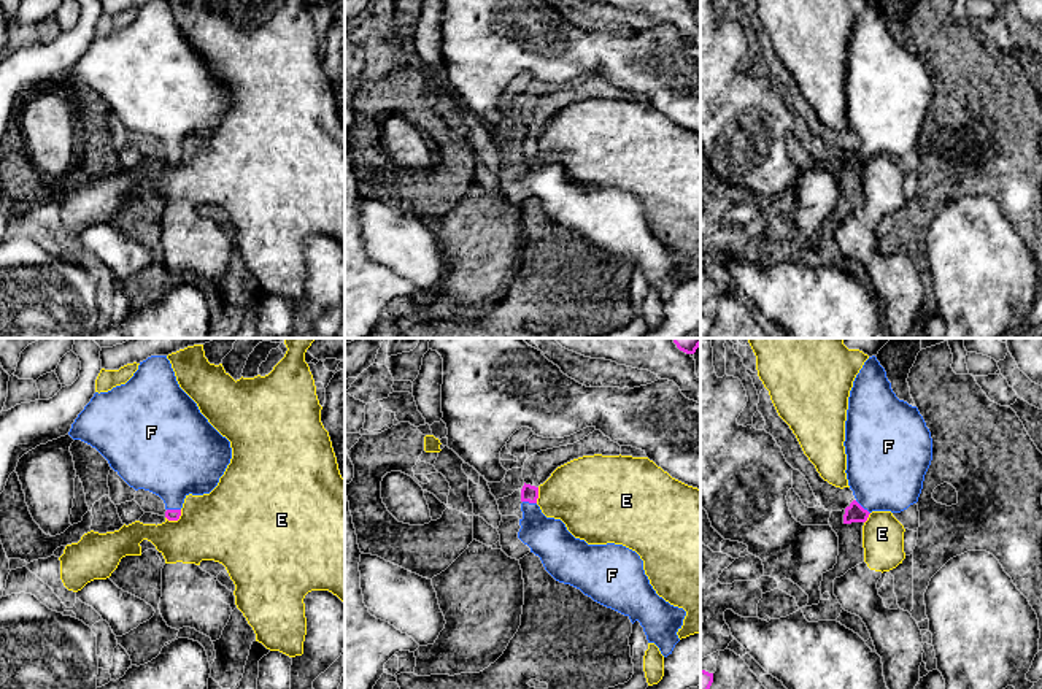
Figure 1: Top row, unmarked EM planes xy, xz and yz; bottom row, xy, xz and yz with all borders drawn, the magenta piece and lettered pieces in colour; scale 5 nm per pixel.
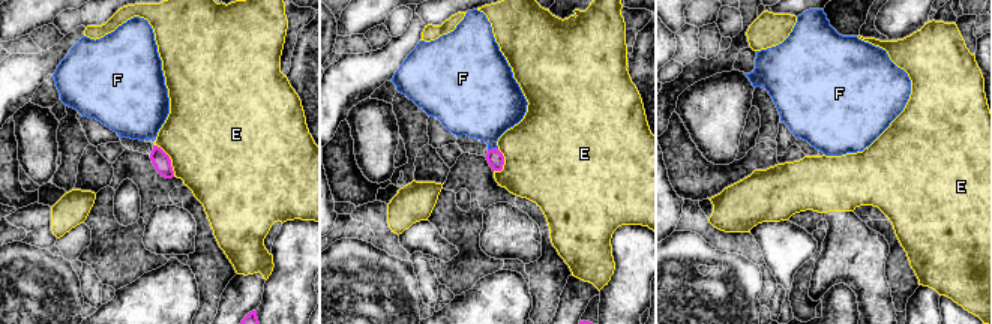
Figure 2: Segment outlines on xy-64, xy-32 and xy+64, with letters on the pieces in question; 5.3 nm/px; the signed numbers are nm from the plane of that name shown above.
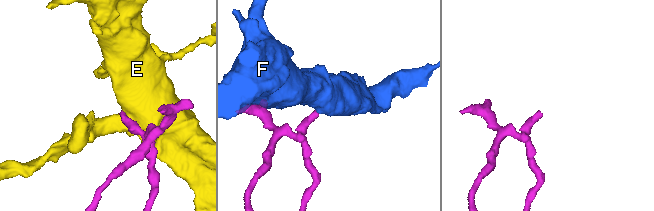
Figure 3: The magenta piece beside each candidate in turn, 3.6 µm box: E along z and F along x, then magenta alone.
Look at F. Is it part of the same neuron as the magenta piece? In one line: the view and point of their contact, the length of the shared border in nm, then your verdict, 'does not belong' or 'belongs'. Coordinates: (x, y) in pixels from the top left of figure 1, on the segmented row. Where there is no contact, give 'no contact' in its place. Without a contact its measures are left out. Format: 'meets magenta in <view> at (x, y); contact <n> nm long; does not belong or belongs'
meets magenta in yz at (861, 507); contact 100 nm long; belongs

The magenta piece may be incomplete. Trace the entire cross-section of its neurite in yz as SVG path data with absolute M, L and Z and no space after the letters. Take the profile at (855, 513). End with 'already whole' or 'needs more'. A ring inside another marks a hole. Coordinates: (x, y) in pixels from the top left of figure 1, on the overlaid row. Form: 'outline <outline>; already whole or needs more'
outline M875 356L853 381L843 446L855 495L843 524L866 522L872 511L901 513L918 502L932 460L931 432L918 408L896 397Z; needs more

